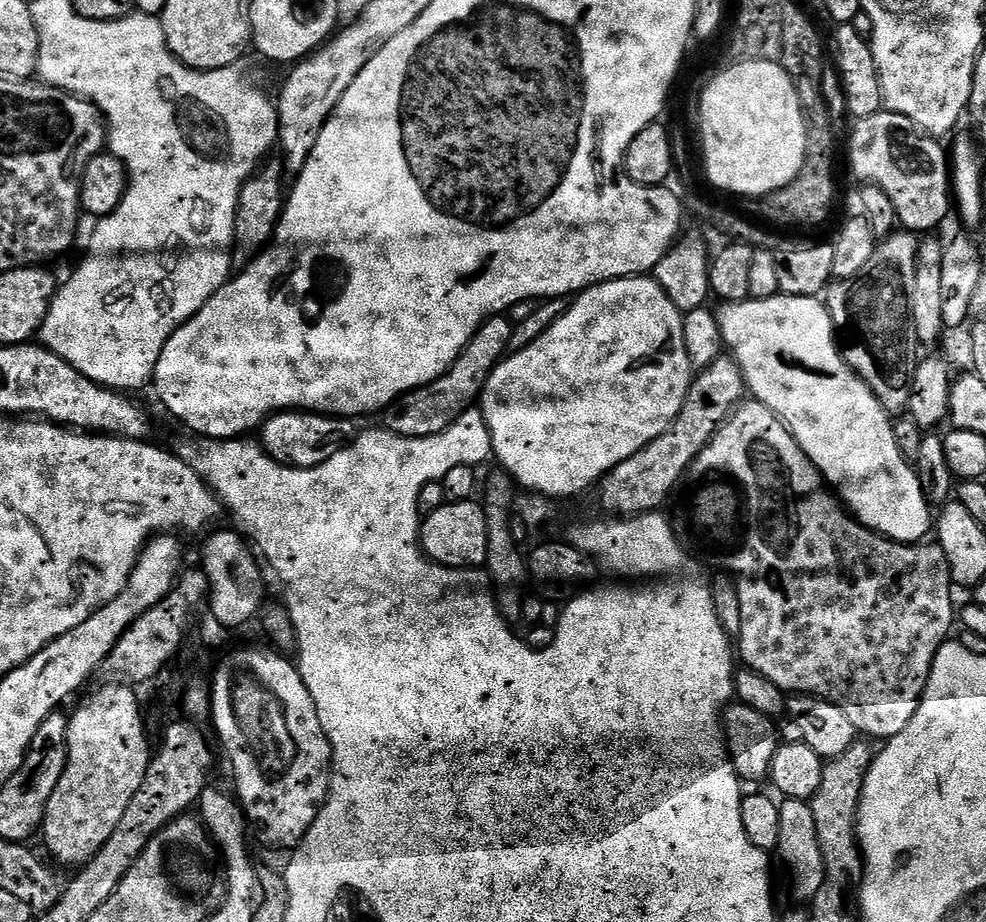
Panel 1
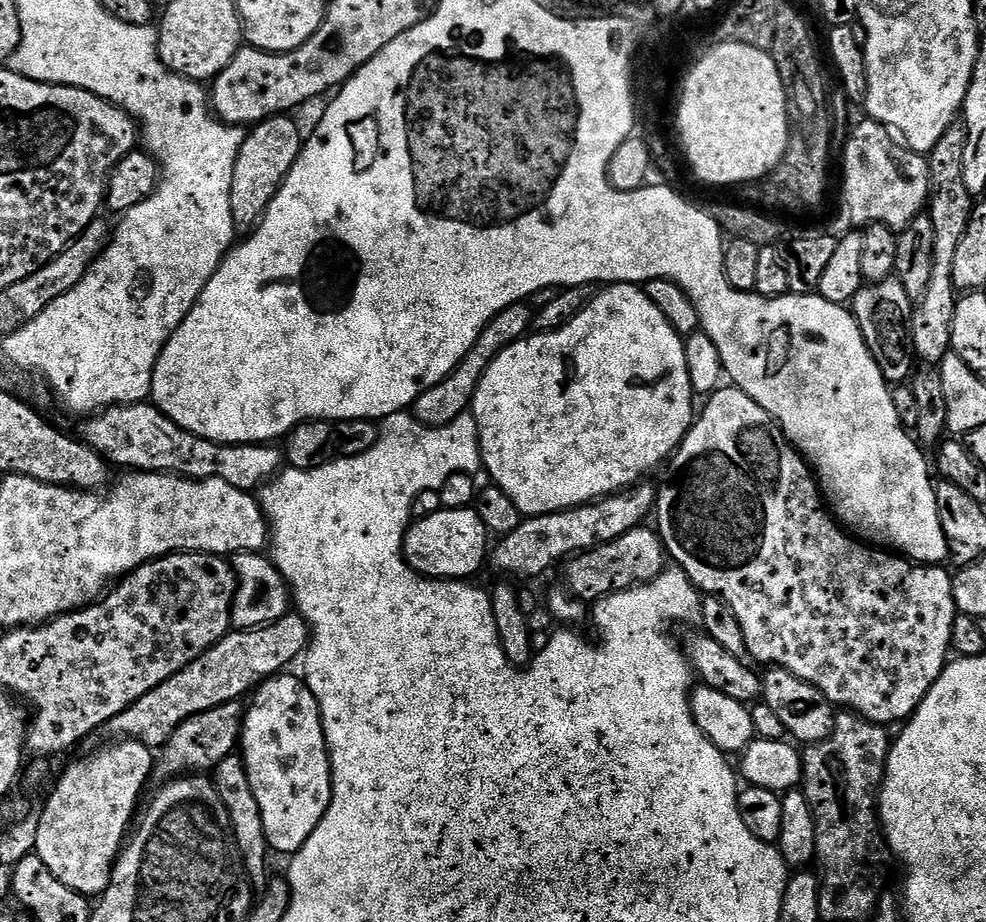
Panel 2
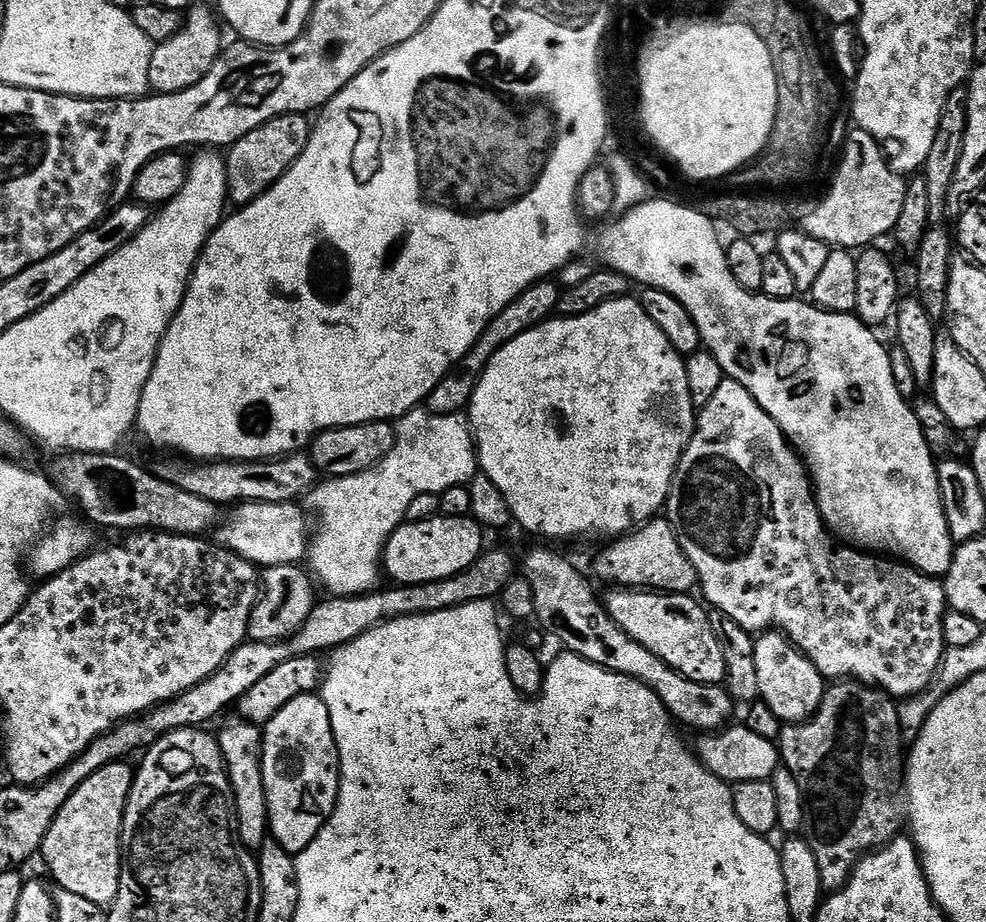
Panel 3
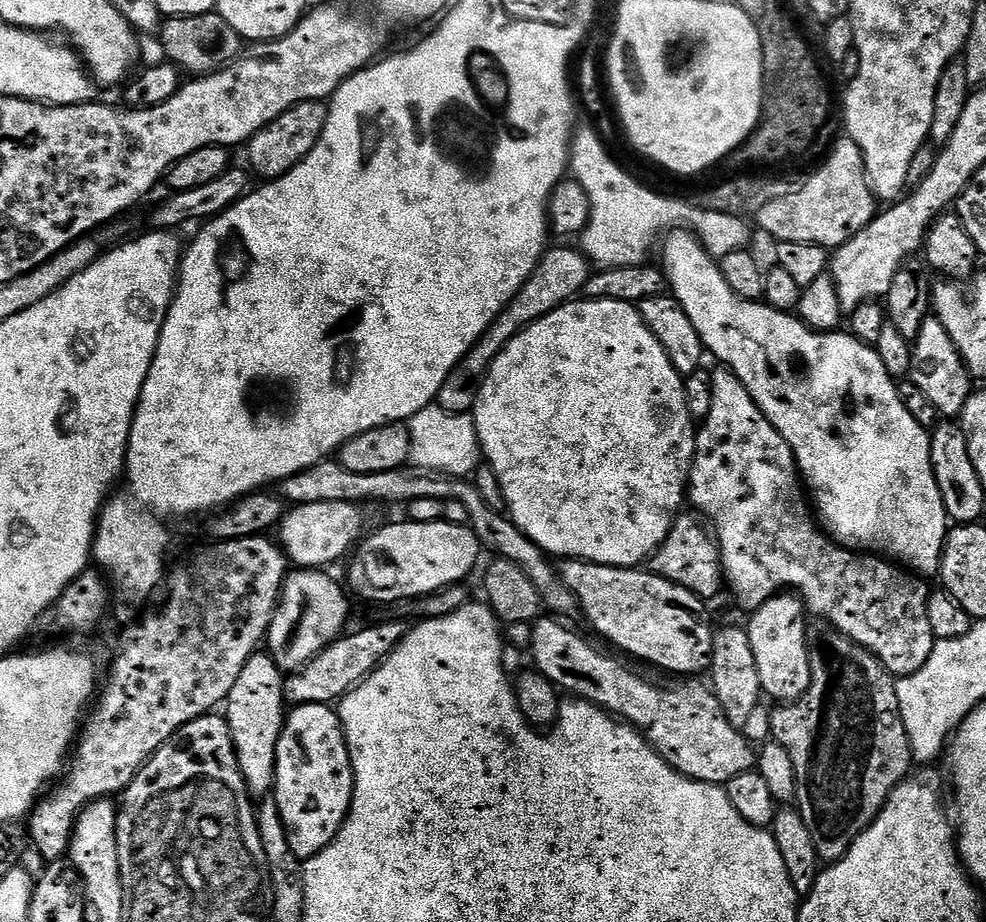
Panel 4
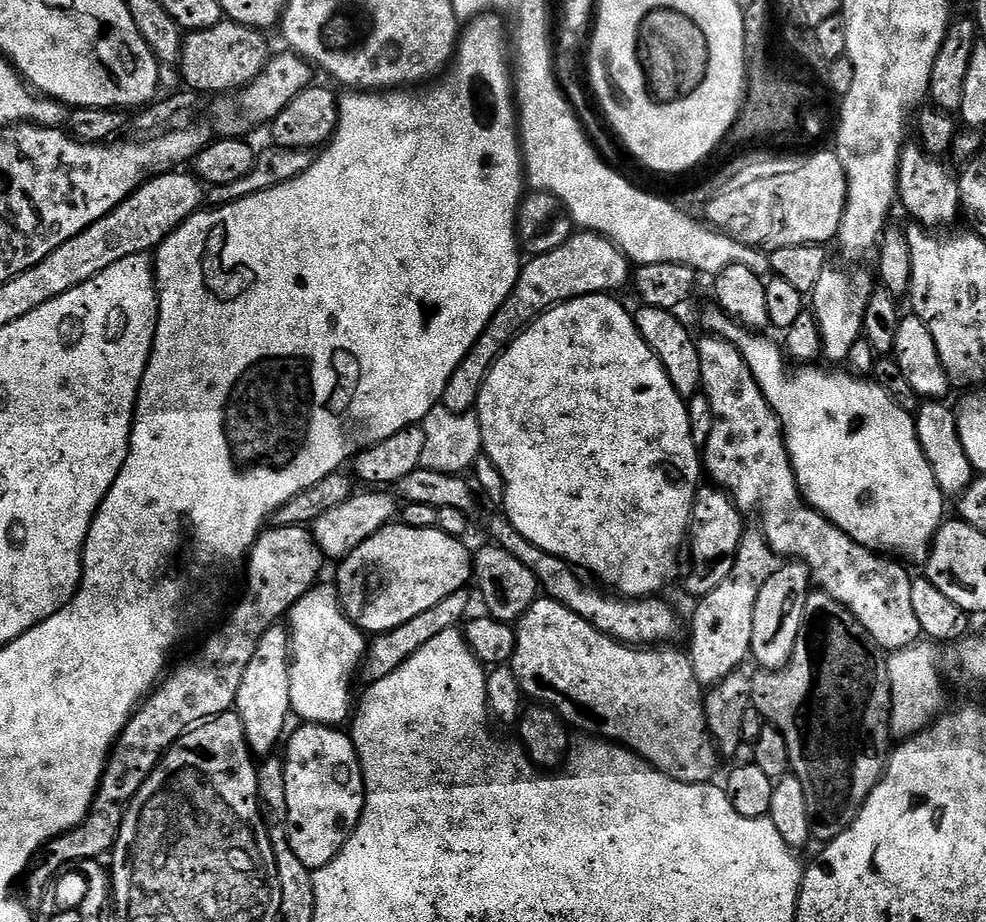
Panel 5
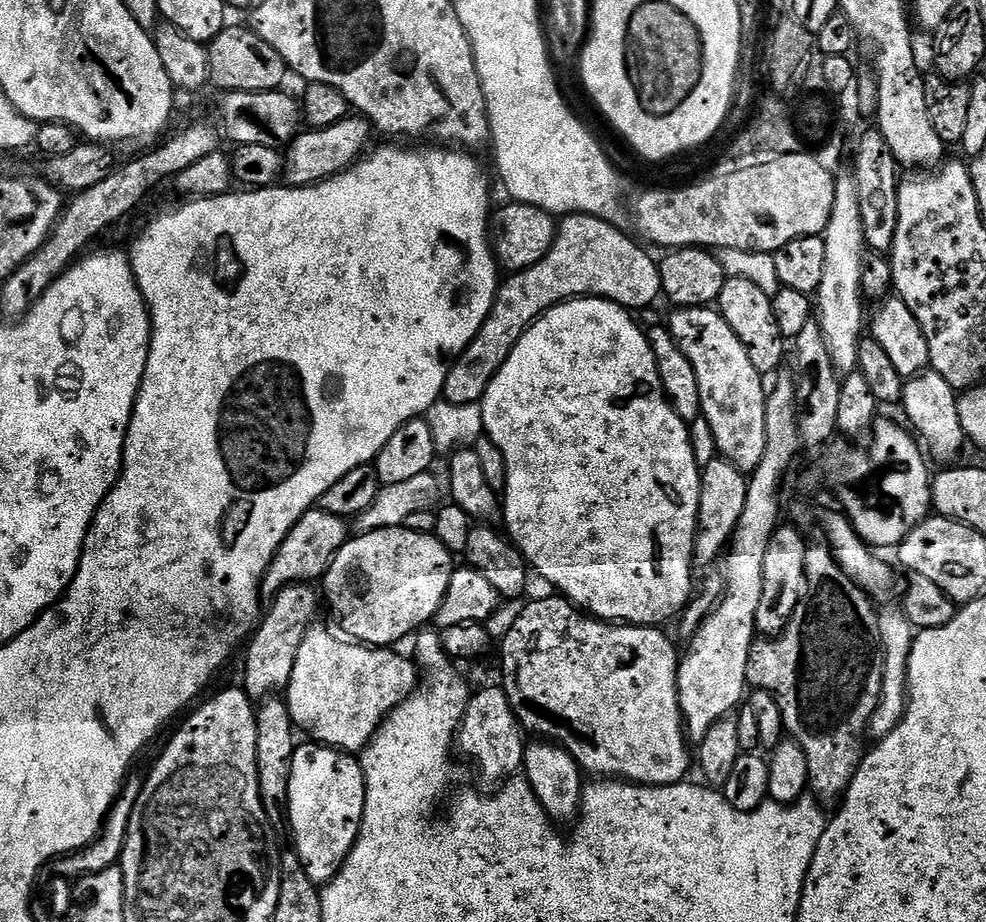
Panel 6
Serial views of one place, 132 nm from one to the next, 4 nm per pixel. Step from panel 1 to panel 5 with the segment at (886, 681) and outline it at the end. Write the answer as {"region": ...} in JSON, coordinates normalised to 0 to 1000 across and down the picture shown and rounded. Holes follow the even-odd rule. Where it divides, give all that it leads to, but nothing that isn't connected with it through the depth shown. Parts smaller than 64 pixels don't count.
{"region":[[[715,363],[715,369],[708,372],[708,384],[712,393],[712,425],[718,431],[723,445],[723,465],[719,477],[712,485],[712,508],[723,526],[734,530],[746,546],[752,556],[771,554],[775,563],[773,576],[779,582],[779,590],[784,600],[791,605],[806,605],[819,617],[823,628],[828,629],[835,641],[854,653],[874,675],[874,679],[886,692],[888,702],[898,708],[910,707],[930,697],[935,687],[931,679],[931,669],[927,666],[927,653],[923,650],[923,636],[926,626],[916,616],[916,611],[897,601],[883,599],[866,588],[850,570],[846,570],[832,555],[829,555],[815,540],[814,534],[807,525],[807,515],[803,509],[803,499],[799,495],[799,486],[795,483],[795,465],[791,463],[791,454],[784,447],[774,423],[769,419],[765,406],[761,406],[761,397],[753,388],[739,369],[731,364]]]}

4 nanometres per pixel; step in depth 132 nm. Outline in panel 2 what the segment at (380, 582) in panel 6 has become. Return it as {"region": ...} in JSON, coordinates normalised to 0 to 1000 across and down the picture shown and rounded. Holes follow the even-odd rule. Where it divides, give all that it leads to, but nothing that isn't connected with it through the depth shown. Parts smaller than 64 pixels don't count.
{"region":[[[447,551],[436,562],[421,565],[410,580],[410,607],[416,616],[439,629],[474,630],[497,603],[497,578],[486,554],[477,551]]]}

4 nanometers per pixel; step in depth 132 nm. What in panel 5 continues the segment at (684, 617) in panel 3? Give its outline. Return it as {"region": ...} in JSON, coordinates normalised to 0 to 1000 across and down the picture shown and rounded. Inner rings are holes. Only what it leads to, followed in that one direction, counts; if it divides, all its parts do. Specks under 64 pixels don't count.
{"region":[[[510,557],[499,560],[495,564],[495,577],[498,589],[505,591],[513,601],[518,601],[520,605],[525,605],[538,623],[547,633],[547,641],[557,651],[565,651],[570,657],[582,662],[586,670],[598,675],[609,685],[616,690],[622,690],[631,698],[642,701],[673,701],[678,696],[686,696],[690,690],[690,668],[676,655],[665,646],[654,646],[652,649],[634,649],[628,644],[622,644],[612,637],[603,636],[599,638],[596,633],[588,630],[589,621],[570,605],[550,597],[550,592],[542,592],[521,570],[516,566],[515,561]]]}

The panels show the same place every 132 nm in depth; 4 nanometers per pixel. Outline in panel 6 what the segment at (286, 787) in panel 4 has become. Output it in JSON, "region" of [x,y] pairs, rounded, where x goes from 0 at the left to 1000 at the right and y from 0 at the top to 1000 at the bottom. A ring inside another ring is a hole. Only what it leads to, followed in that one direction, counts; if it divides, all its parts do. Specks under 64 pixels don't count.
{"region":[[[305,806],[300,817],[296,819],[290,880],[292,880],[292,889],[296,893],[296,907],[300,910],[298,923],[304,931],[304,937],[320,960],[328,961],[334,959],[345,947],[345,941],[351,935],[365,903],[371,870],[369,835],[360,819],[346,816],[343,811],[334,811],[332,807],[308,806]]]}

